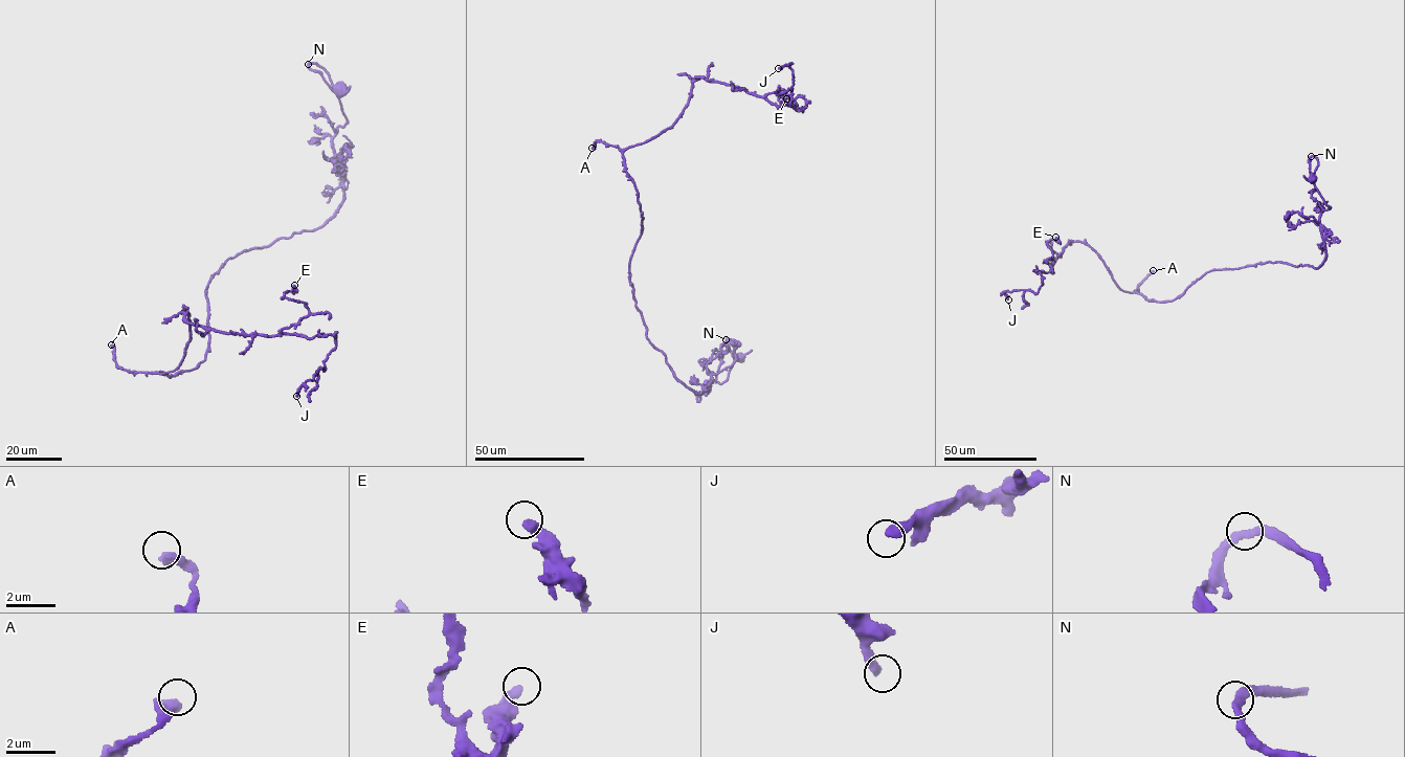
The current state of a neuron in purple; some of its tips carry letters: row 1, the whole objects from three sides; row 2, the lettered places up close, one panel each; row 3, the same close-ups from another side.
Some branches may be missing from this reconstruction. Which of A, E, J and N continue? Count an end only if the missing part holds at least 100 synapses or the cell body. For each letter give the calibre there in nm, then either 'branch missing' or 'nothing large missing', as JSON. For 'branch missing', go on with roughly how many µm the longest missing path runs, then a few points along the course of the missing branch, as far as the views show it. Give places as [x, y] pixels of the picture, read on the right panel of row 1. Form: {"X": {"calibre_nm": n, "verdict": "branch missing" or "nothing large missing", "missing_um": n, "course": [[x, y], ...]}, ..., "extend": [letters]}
{"A": {"calibre_nm": 480, "verdict": "nothing large missing"}, "E": {"calibre_nm": 360, "verdict": "nothing large missing"}, "J": {"calibre_nm": 400, "verdict": "nothing large missing"}, "N": {"calibre_nm": 320, "verdict": "nothing large missing"}, "extend": []}

